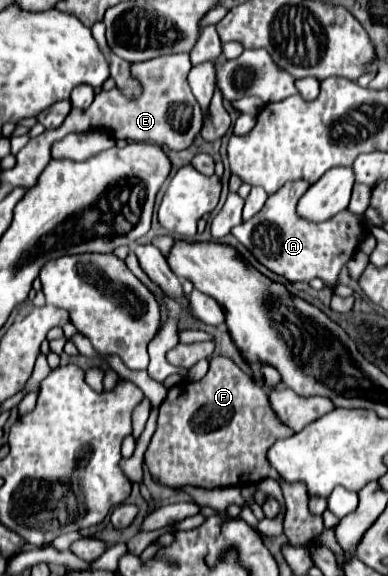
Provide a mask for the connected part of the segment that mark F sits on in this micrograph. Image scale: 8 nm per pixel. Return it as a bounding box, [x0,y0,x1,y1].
[145,356,293,488]

